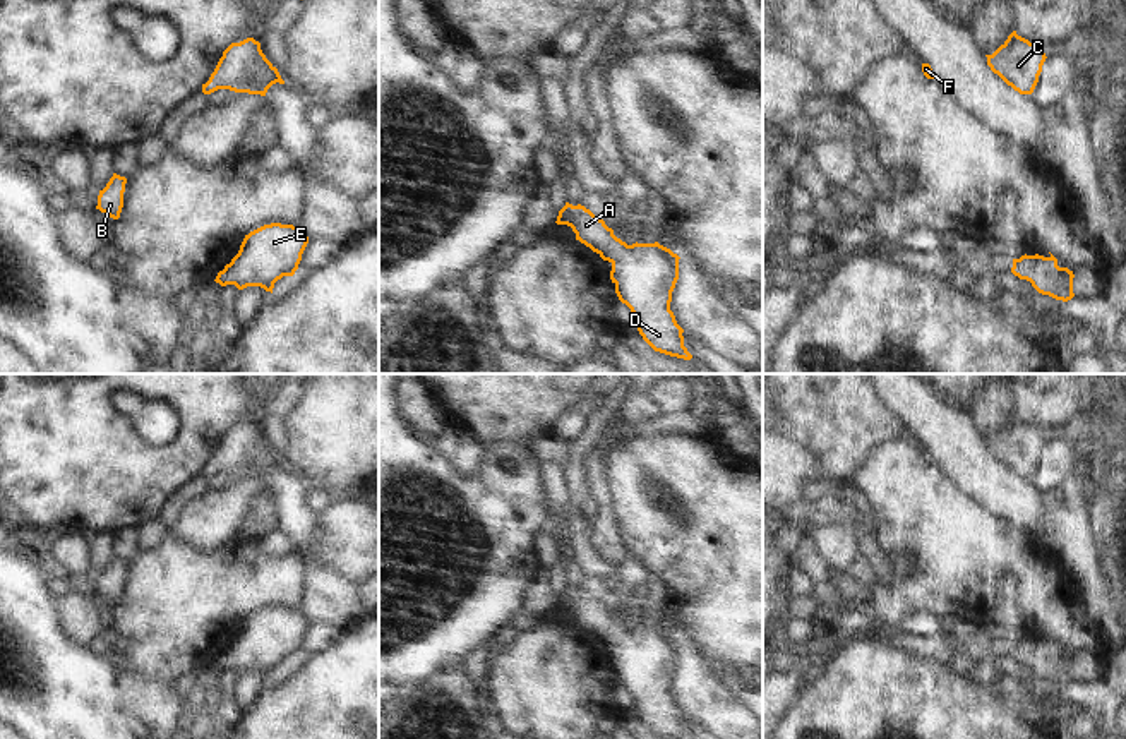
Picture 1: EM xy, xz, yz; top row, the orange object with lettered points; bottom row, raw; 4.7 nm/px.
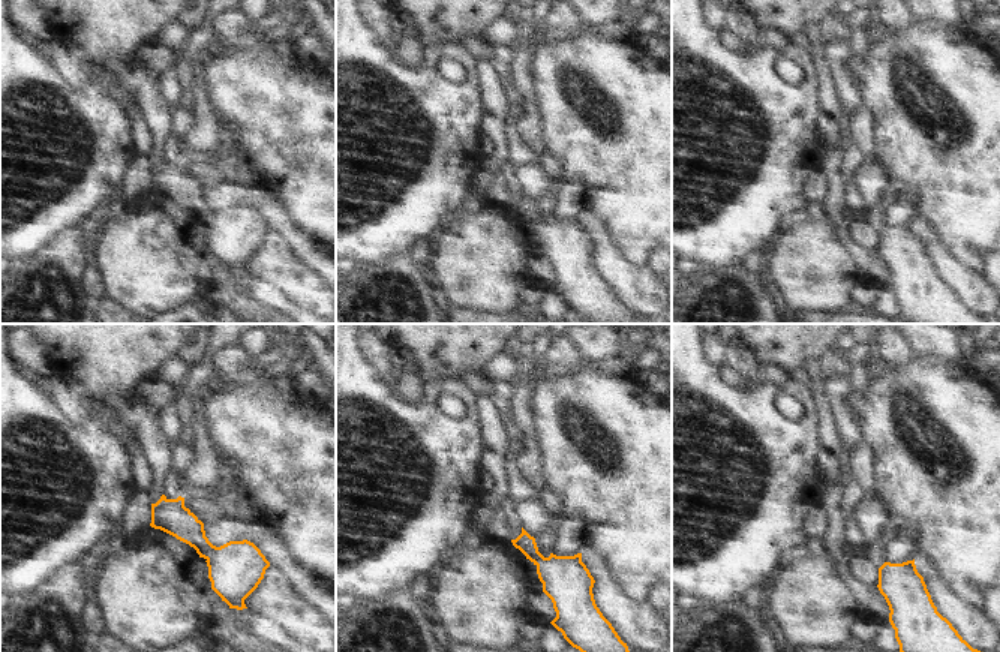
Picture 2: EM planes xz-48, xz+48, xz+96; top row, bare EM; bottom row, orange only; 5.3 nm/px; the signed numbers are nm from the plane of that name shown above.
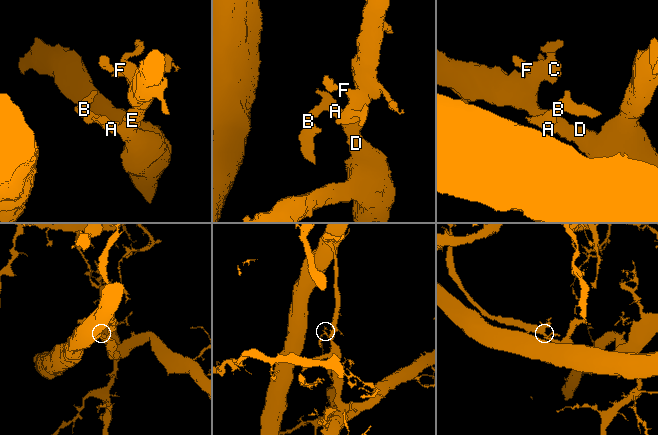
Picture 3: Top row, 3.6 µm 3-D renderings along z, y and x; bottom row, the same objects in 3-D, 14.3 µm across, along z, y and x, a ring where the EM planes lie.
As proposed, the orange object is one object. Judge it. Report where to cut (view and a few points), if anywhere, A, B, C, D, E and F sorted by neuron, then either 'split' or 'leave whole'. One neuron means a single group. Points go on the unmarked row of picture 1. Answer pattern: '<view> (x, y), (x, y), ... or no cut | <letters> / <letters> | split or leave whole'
no cut | A B C D E F | leave whole

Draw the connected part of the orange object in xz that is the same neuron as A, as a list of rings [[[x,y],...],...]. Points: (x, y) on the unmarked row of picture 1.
[[[566,586],[555,607],[571,610],[576,624],[612,648],[615,677],[631,693],[639,718],[655,736],[691,739],[684,730],[684,713],[670,694],[679,664],[677,638],[658,626],[627,629],[581,588]]]

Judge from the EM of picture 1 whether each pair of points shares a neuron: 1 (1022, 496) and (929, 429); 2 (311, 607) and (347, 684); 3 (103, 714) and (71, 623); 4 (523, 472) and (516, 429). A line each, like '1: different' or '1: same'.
1: same
2: different
3: different
4: different

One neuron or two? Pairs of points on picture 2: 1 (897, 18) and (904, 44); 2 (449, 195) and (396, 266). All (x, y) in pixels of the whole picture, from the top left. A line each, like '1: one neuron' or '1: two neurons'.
1: two neurons
2: two neurons

